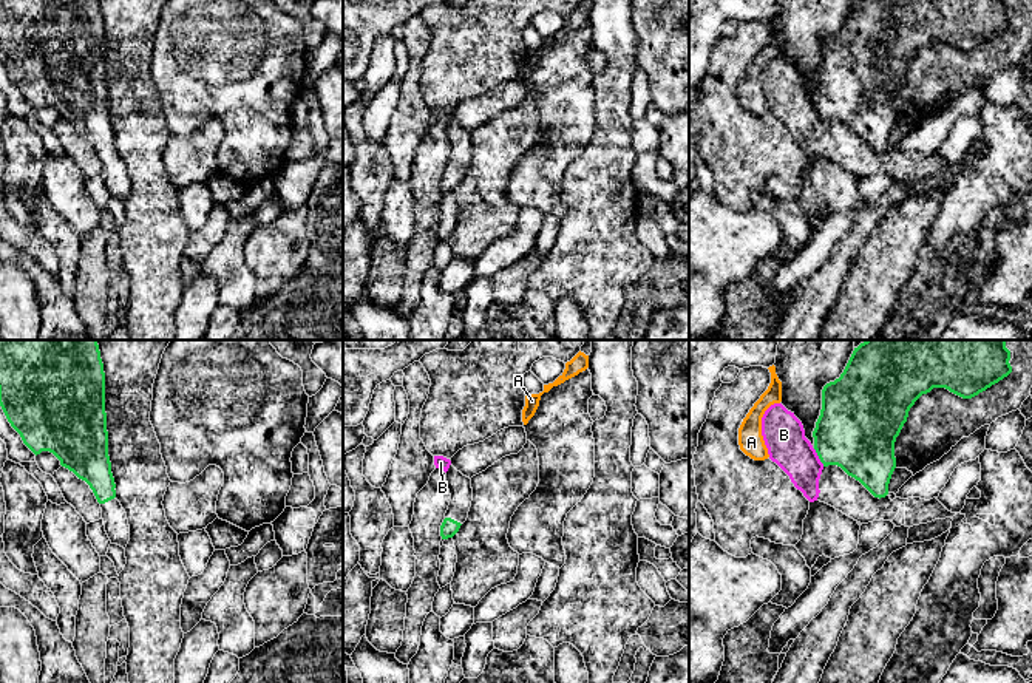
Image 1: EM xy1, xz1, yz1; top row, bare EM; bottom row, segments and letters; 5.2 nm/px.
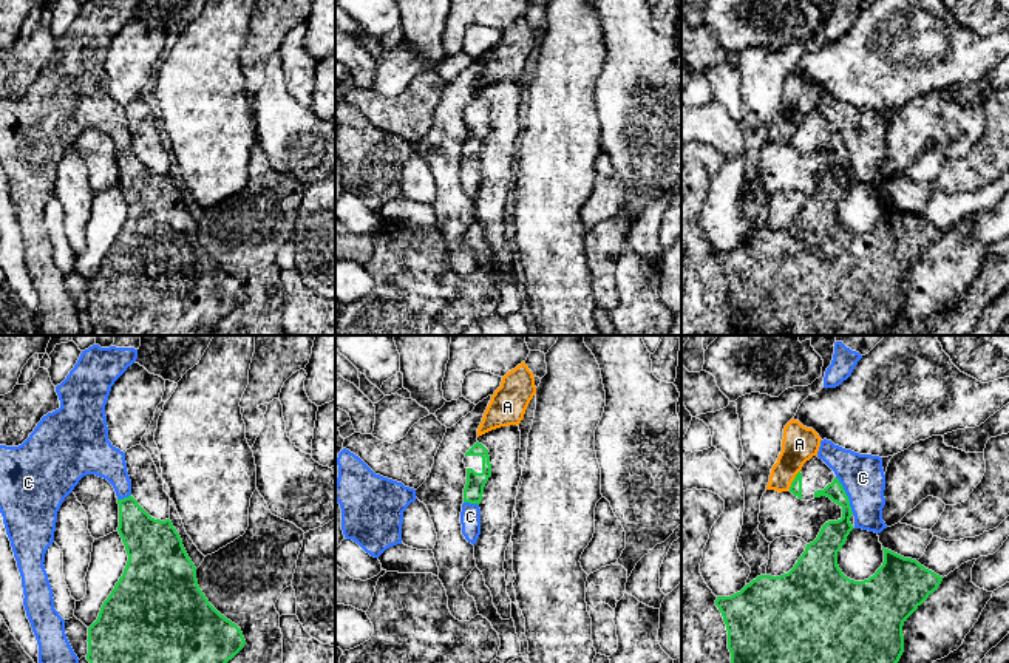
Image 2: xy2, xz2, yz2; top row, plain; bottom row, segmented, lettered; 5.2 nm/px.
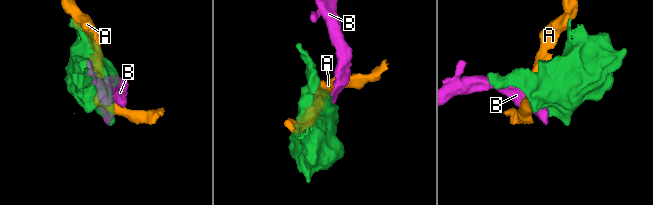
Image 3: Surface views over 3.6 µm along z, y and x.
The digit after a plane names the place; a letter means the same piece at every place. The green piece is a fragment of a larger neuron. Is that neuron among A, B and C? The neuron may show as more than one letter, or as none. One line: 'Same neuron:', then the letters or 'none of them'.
Same neuron: none of them

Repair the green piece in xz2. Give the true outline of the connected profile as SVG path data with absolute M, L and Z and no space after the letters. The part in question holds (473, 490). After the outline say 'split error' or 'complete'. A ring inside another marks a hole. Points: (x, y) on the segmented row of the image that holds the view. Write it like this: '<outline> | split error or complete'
M476 442L464 457L467 468L467 484L464 488L464 502L481 504L484 487L491 476L488 450Z | split error

